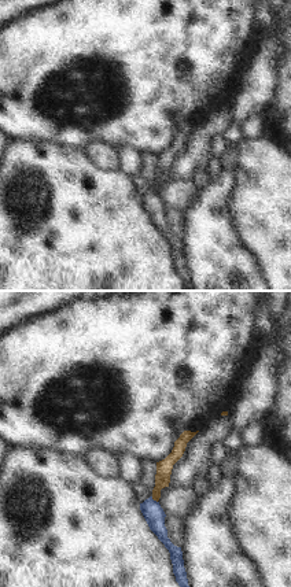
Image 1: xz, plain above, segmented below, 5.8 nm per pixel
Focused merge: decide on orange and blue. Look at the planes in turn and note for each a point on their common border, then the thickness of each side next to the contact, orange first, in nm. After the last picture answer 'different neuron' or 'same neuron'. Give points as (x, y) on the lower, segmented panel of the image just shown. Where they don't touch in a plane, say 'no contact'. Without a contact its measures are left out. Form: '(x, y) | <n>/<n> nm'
(154, 499) | 100/120 nm

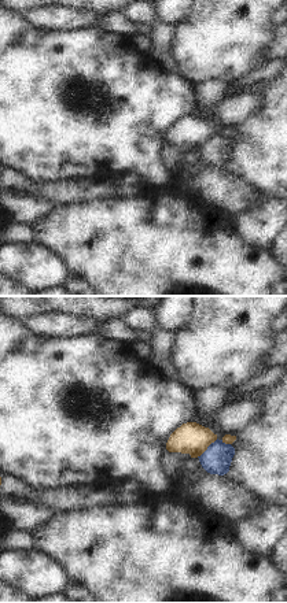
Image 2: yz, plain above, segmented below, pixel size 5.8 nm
(206, 448) | 190/170 nm

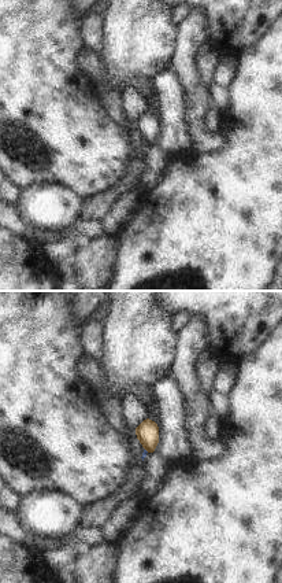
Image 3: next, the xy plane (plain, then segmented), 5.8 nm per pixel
(147, 450) | 130/30 nm

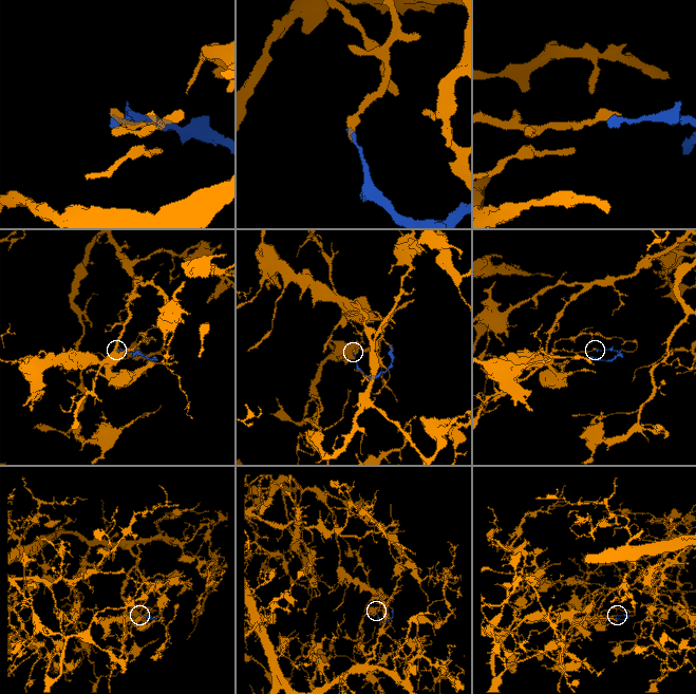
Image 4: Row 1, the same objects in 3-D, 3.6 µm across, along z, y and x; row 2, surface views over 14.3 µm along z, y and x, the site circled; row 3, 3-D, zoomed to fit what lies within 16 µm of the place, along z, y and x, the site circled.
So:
different neuron

